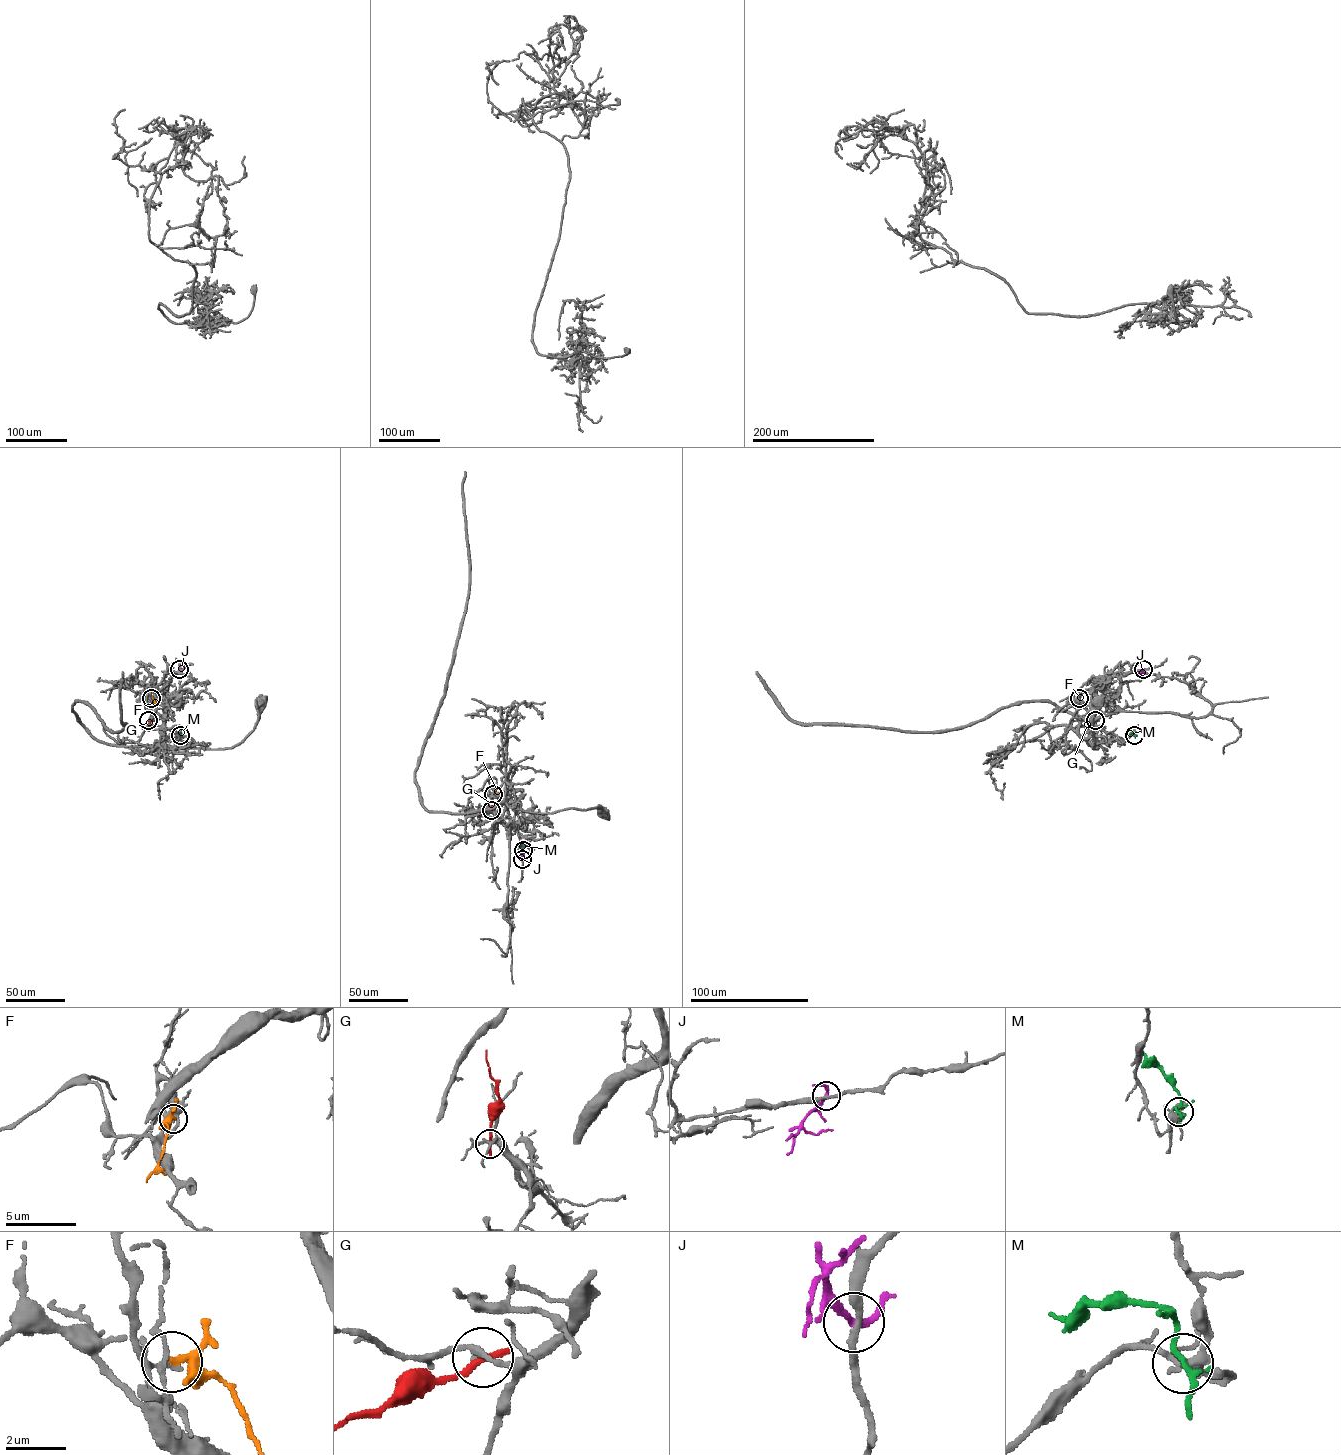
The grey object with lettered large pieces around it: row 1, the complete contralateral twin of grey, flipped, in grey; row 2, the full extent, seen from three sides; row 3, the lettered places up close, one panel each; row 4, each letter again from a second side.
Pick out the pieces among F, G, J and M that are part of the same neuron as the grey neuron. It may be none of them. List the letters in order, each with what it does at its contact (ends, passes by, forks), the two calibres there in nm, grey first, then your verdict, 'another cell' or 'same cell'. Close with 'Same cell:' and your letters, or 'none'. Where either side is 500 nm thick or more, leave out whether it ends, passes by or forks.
F: it passes by | 120/220 nm | another cell
G: it ends | 220/260 nm | another cell
J: it passes by | 260/200 nm | another cell
M: it passes by | 320/180 nm | another cell
Same cell: none

